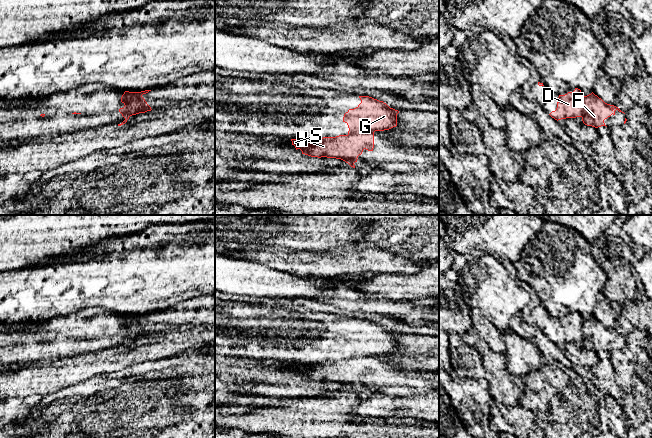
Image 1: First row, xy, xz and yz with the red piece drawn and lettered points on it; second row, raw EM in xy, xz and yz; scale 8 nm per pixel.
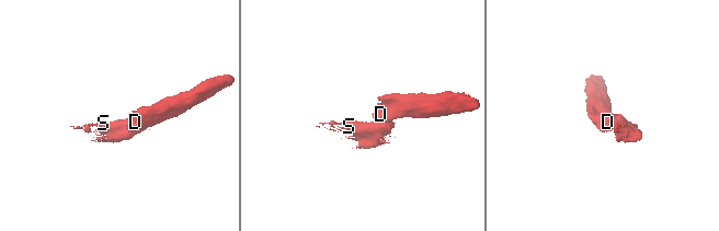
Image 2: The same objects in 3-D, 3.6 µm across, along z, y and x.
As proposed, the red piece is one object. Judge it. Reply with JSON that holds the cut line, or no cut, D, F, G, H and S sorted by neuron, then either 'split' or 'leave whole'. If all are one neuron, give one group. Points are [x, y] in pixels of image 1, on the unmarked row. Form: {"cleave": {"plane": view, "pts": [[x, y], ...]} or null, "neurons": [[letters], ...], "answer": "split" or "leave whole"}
{"cleave": {"plane": "xy", "pts": [[141, 317], [130, 324], [129, 329], [137, 332], [133, 338]]}, "neurons": [["D", "G"], ["F", "H", "S"]], "answer": "split"}

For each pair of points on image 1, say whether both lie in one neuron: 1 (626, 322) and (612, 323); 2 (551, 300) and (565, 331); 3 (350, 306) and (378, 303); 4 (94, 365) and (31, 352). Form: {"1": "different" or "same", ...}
{"1": "different", "2": "different", "3": "same", "4": "different"}

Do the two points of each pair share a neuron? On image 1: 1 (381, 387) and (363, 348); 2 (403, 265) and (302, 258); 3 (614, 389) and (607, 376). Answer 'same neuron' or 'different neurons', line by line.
1: different neurons
2: same neuron
3: same neuron

